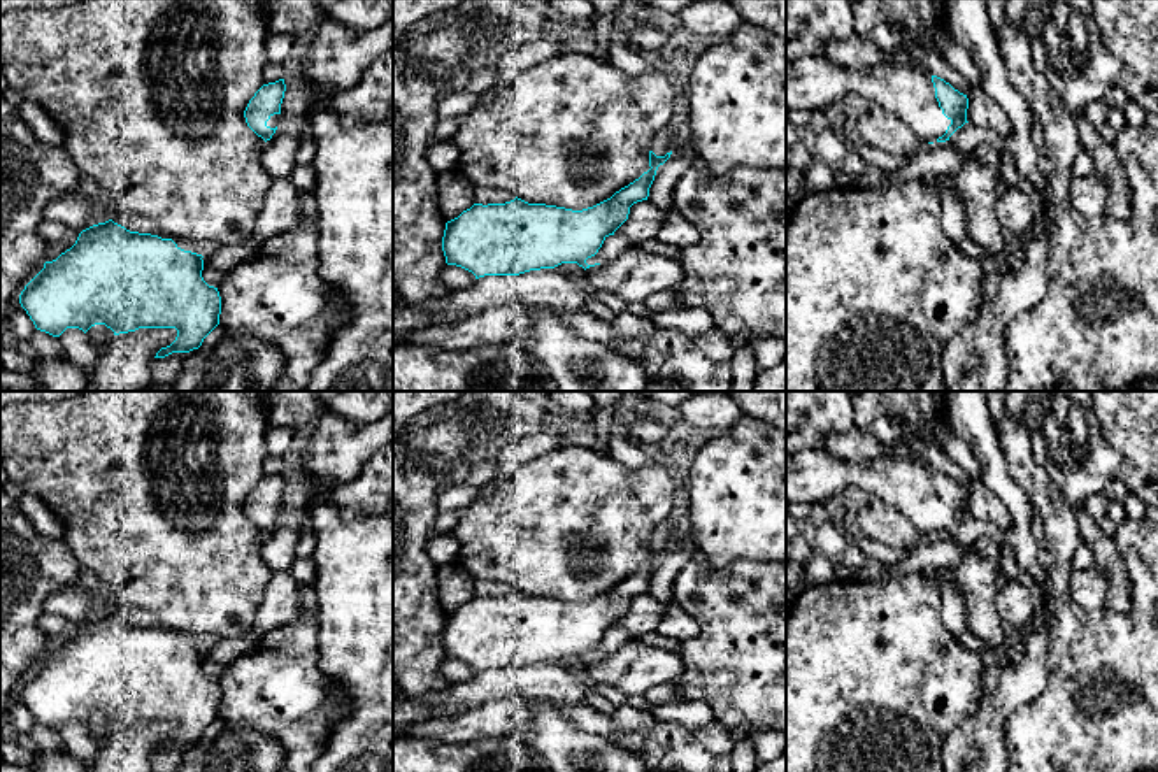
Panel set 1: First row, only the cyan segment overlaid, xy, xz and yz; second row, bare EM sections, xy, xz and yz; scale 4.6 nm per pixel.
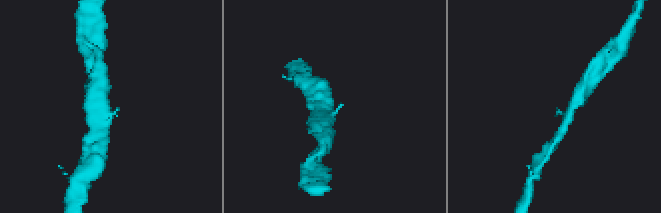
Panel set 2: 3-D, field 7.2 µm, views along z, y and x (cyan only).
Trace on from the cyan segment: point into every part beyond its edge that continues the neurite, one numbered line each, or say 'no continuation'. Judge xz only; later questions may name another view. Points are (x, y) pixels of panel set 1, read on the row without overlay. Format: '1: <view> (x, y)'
1: xz (662, 536)

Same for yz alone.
1: yz (813, 476)

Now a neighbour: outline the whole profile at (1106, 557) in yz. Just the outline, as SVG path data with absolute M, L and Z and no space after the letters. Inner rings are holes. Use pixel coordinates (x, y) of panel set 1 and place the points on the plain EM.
M1084 505L1074 507L1079 519L1083 544L1093 553L1093 563L1105 581L1105 607L1125 614L1132 607L1133 581L1123 565L1123 558L1112 535L1107 535Z

